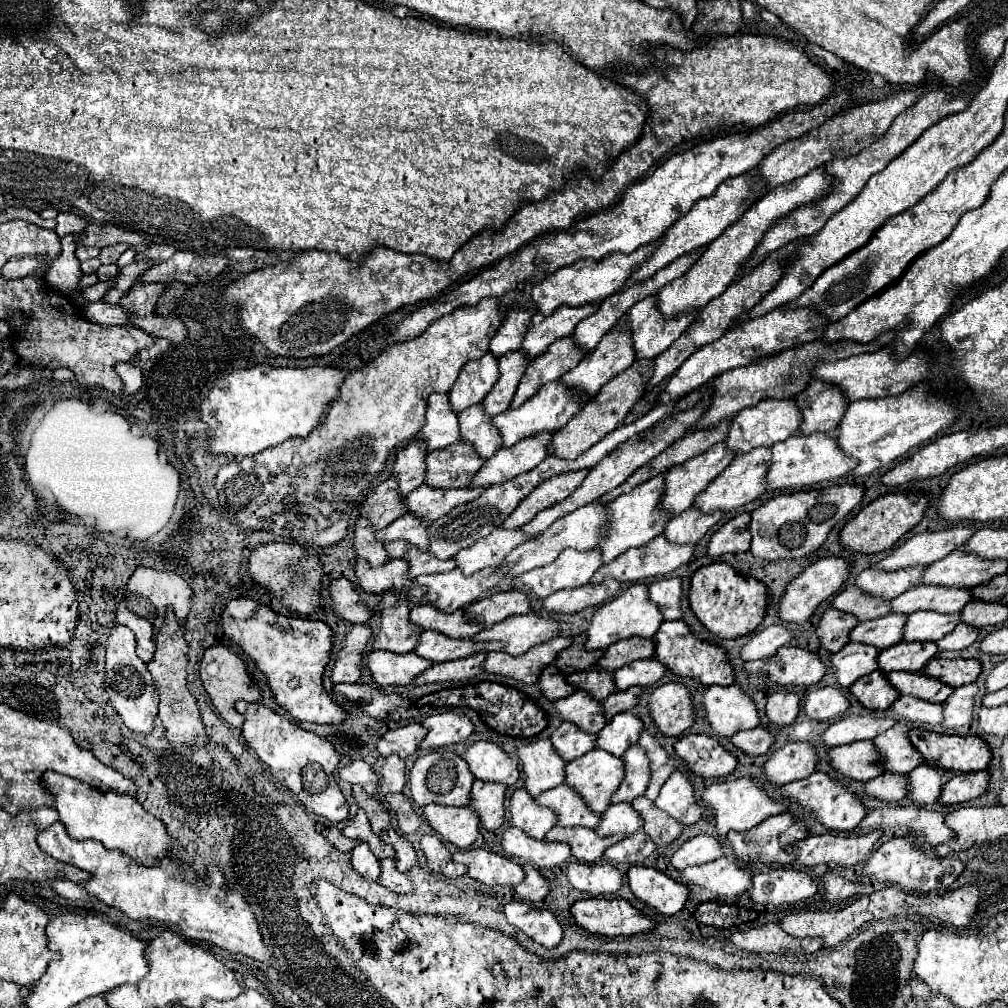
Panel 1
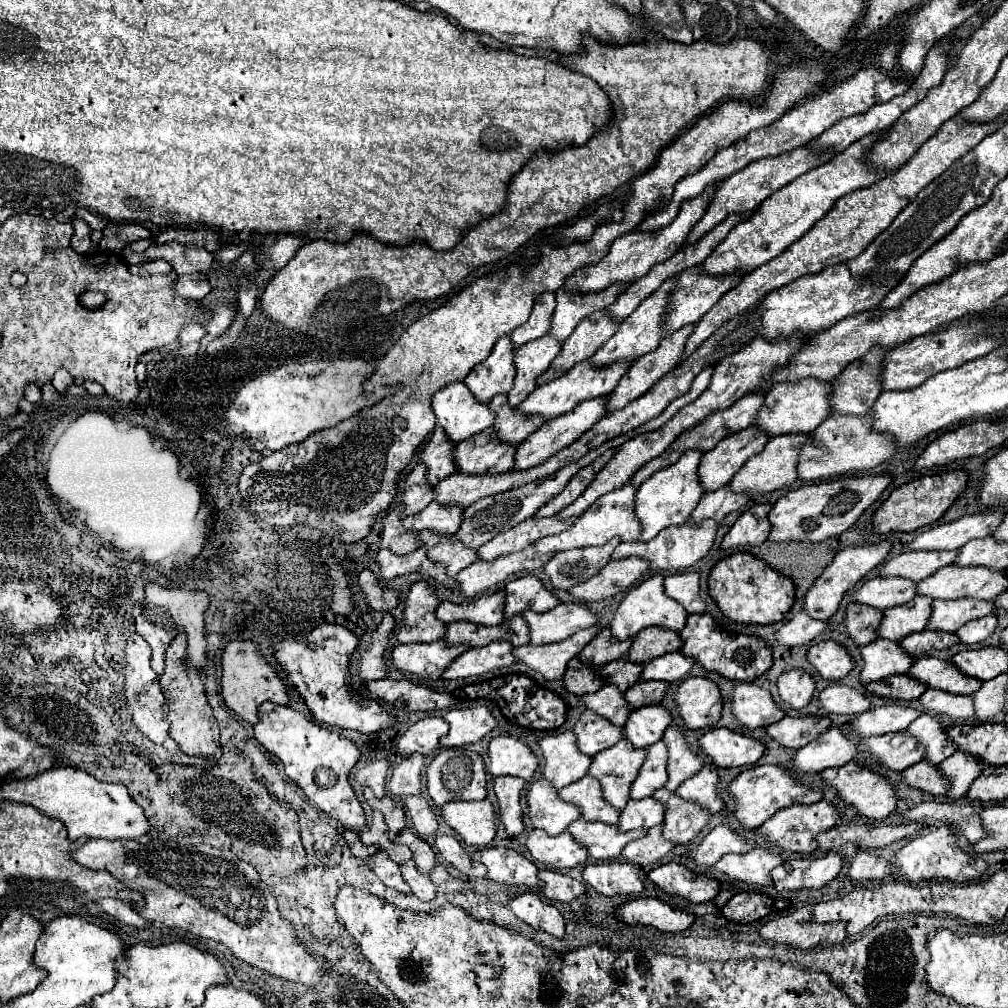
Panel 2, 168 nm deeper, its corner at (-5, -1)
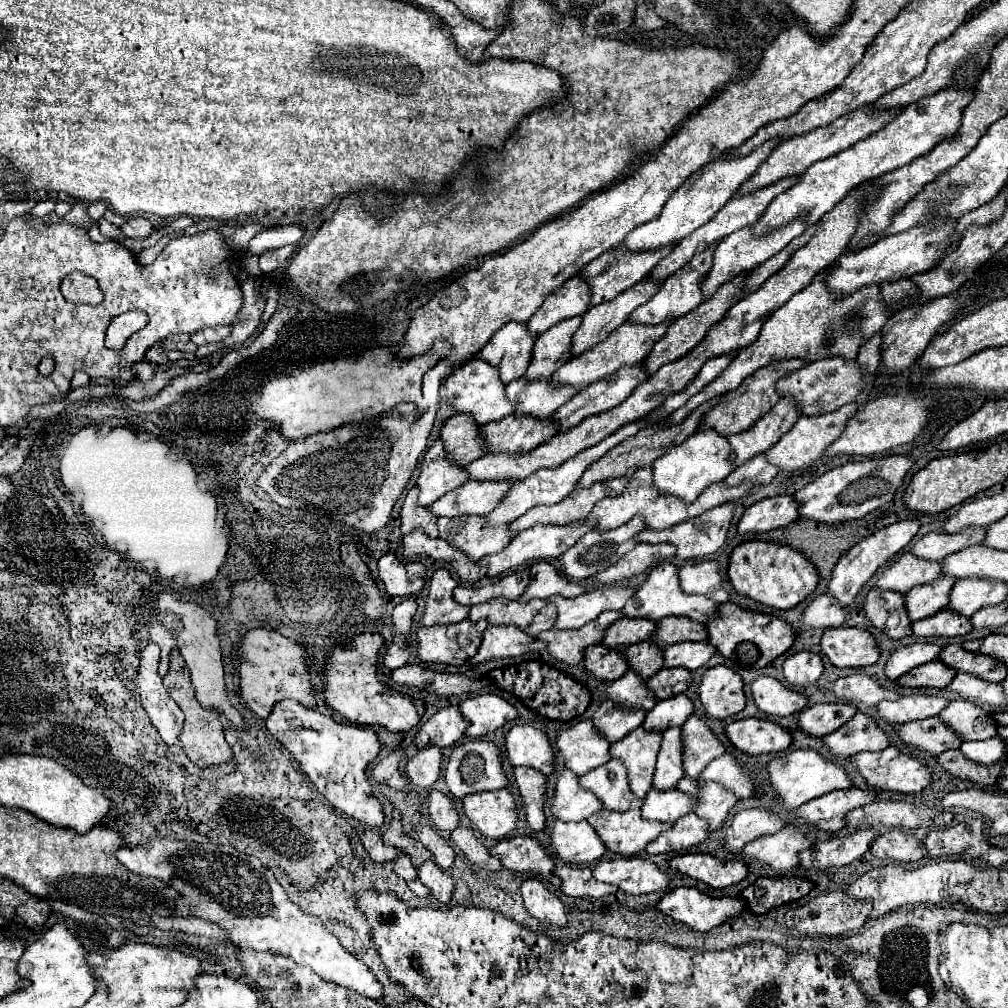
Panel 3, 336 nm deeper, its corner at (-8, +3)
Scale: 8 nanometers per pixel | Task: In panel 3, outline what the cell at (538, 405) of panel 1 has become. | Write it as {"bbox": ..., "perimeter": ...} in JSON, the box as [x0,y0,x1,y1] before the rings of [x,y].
{"bbox":[553,321,667,389],"perimeter":[[[625,321],[621,329],[615,329],[601,345],[595,345],[581,357],[573,357],[561,369],[557,369],[553,379],[557,385],[571,385],[575,389],[583,389],[589,383],[595,383],[625,365],[639,365],[641,361],[645,361],[645,357],[651,353],[653,345],[665,335],[665,331],[667,325],[629,325],[629,321]]]}

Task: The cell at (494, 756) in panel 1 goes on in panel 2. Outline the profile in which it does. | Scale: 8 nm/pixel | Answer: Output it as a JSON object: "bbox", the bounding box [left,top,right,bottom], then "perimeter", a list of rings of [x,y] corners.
{"bbox":[488,737,538,781],"perimeter":[[[494,737],[488,747],[488,771],[492,777],[512,775],[530,781],[538,769],[536,755],[516,737]]]}

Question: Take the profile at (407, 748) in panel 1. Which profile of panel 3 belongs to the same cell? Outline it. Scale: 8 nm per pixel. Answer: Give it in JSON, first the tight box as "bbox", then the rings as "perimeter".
{"bbox":[415,707,469,749],"perimeter":[[[445,707],[437,711],[427,723],[421,725],[421,729],[415,735],[415,745],[419,749],[427,747],[451,747],[455,745],[467,731],[469,721],[461,717],[459,707]]]}

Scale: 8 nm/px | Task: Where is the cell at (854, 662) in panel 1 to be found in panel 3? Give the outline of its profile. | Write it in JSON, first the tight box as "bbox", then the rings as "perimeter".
{"bbox":[885,643,943,679],"perimeter":[[[913,643],[907,647],[899,647],[899,649],[895,649],[895,653],[891,653],[887,667],[885,667],[885,675],[889,679],[897,679],[915,667],[937,659],[941,649],[943,647],[937,643]]]}

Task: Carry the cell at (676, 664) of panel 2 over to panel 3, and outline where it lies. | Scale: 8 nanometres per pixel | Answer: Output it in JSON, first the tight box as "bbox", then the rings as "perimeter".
{"bbox":[665,643,715,671],"perimeter":[[[677,643],[665,647],[665,667],[685,667],[689,671],[705,665],[713,655],[715,647],[709,643]]]}

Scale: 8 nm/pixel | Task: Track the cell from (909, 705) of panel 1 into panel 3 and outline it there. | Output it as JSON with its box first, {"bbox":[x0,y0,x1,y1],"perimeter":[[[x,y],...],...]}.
{"bbox":[947,673,1005,707],"perimeter":[[[957,673],[955,679],[947,685],[947,689],[979,705],[989,705],[989,707],[1005,705],[1005,691],[1001,689],[1001,683],[983,681],[973,673]]]}

